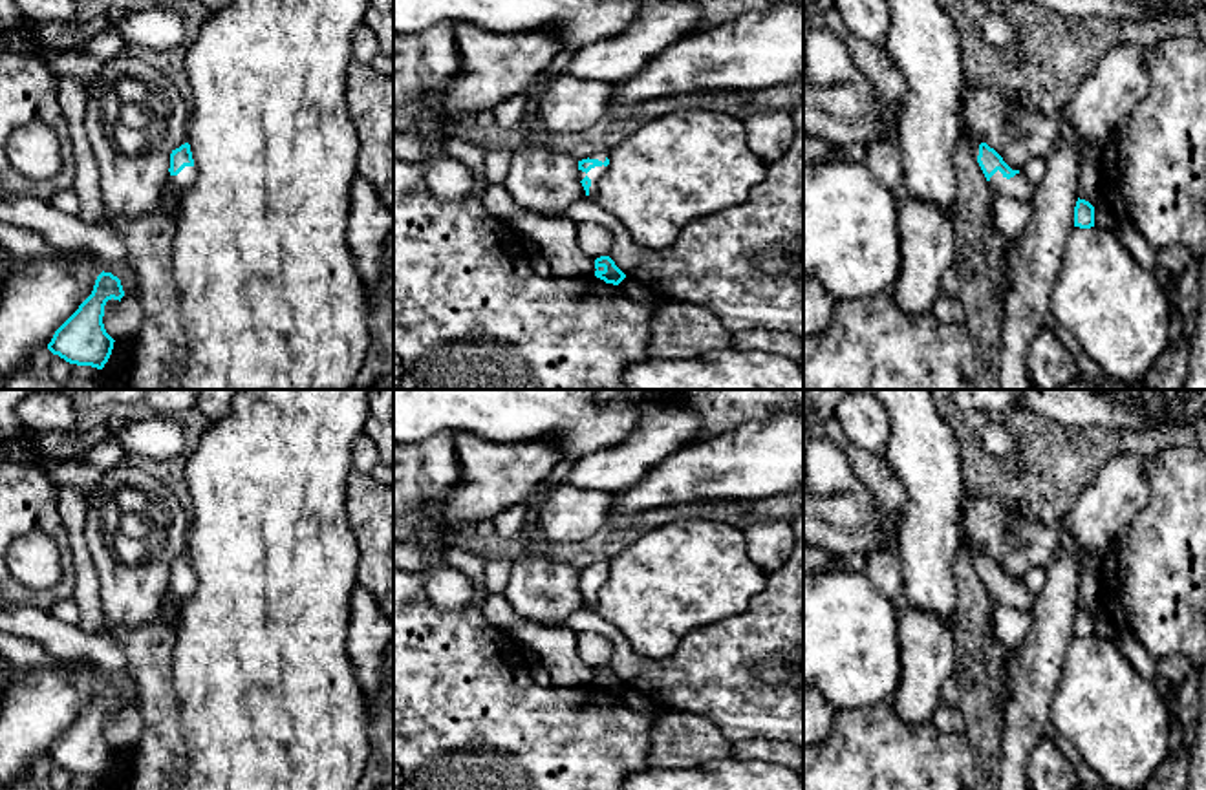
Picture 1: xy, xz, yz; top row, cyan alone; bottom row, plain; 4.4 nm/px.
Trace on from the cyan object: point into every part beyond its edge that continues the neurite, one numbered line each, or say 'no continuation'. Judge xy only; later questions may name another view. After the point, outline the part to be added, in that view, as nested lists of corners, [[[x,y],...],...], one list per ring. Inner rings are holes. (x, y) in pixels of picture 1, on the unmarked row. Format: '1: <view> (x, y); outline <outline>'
1: xy (185, 587); outline [[[185,576],[178,585],[170,585],[168,594],[176,602],[185,602],[196,589],[196,576]]]

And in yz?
1: yz (1020, 597); outline [[[999,580],[990,587],[992,602],[1010,605],[1016,609],[1030,611],[1034,605],[1034,594],[1023,585],[1023,582],[1016,583],[1014,587],[1007,589]]]

